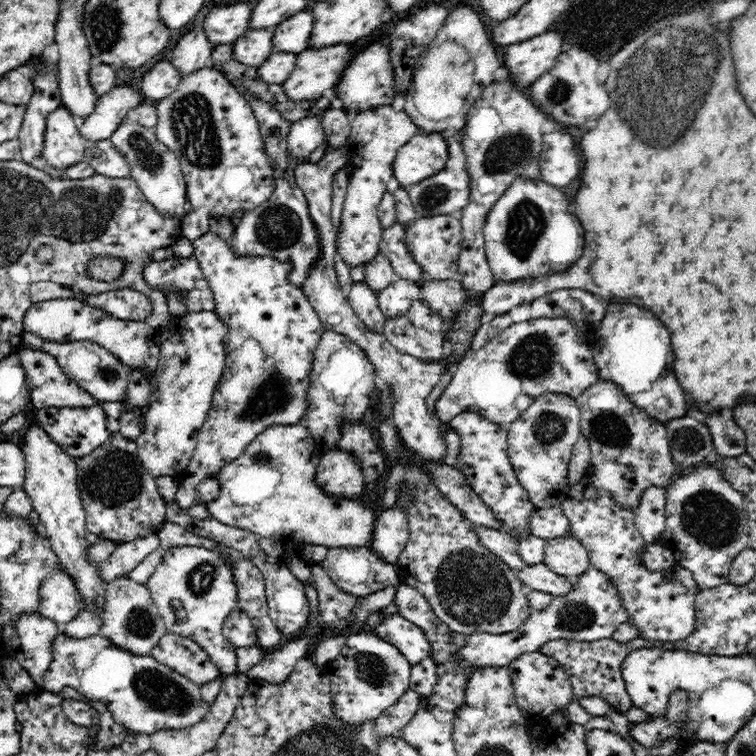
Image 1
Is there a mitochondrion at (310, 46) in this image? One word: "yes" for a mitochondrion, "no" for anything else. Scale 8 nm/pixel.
no

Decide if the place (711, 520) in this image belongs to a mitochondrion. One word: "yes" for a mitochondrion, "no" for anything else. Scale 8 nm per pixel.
yes

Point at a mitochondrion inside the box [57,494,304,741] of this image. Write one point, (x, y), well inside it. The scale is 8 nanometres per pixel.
(157, 689)

